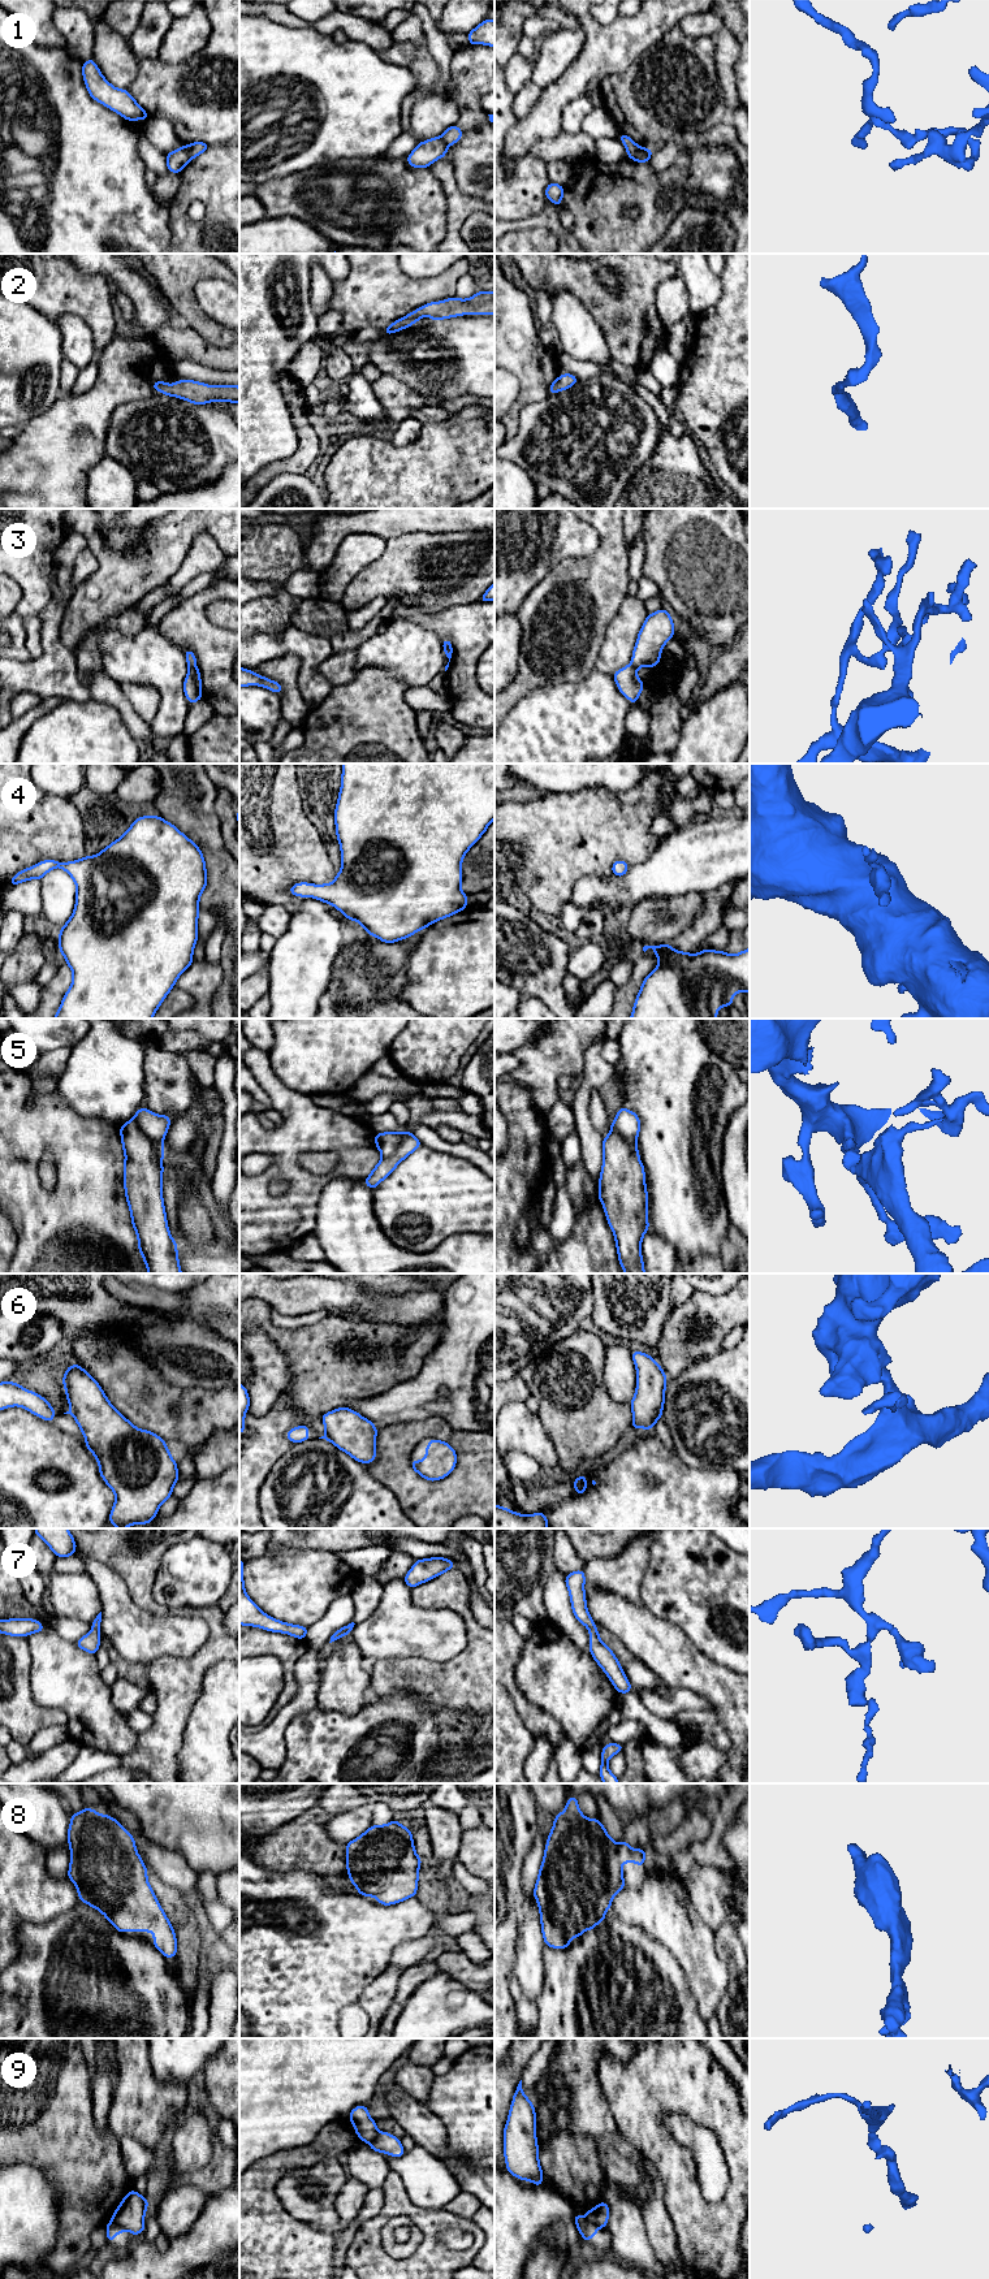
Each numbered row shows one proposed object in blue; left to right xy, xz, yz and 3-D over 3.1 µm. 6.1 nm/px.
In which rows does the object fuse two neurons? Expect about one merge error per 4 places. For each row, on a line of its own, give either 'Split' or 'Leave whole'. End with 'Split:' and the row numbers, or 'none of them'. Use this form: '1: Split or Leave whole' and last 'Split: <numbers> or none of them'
1: Split
2: Leave whole
3: Split
4: Leave whole
5: Split
6: Split
7: Leave whole
8: Leave whole
9: Split
Split: 1, 3, 5, 6, 9

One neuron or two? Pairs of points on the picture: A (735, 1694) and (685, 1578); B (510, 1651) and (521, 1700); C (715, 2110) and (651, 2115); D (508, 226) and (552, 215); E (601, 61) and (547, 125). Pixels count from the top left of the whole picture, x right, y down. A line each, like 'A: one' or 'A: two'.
A: two
B: one
C: one
D: one
E: one

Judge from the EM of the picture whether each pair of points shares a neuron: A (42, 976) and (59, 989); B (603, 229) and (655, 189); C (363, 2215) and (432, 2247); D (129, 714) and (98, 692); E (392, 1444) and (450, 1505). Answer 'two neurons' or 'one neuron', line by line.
A: two neurons
B: one neuron
C: two neurons
D: one neuron
E: one neuron

